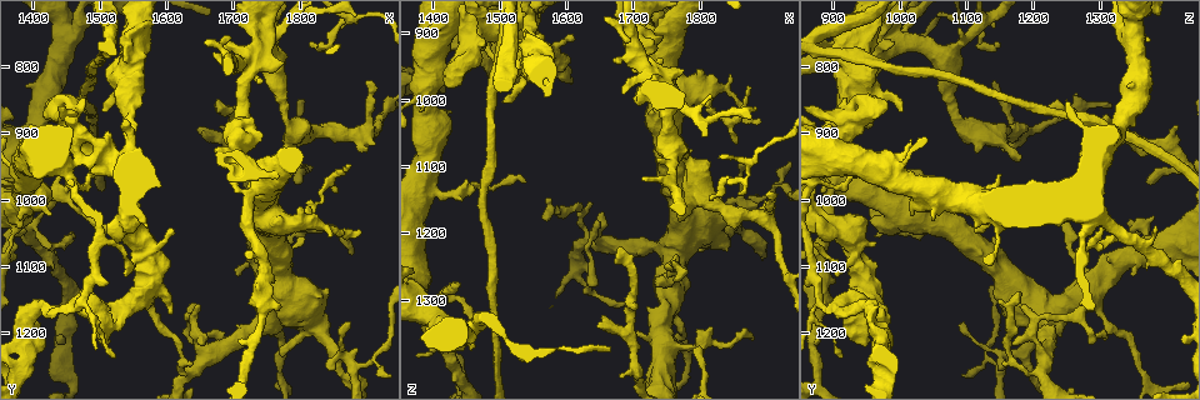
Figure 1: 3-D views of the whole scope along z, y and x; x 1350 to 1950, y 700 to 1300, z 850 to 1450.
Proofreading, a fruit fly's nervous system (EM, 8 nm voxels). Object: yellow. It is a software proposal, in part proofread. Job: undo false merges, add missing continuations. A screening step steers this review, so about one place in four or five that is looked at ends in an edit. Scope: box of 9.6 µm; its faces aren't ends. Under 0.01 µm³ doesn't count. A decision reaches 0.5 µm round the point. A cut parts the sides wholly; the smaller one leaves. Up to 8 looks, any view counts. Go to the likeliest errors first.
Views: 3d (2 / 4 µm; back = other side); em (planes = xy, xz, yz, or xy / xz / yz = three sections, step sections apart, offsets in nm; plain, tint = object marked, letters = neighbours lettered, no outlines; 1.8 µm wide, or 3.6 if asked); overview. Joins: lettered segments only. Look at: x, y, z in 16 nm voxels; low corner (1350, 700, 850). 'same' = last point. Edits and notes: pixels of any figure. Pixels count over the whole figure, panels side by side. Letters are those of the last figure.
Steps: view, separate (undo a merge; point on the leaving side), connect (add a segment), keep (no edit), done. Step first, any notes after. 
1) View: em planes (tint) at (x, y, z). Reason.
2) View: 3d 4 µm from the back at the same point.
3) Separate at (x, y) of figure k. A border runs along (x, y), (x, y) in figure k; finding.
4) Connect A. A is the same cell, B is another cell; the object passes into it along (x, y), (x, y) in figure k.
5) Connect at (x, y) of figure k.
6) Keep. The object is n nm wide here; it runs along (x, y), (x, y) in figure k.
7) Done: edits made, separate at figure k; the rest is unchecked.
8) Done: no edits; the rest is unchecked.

View: em planes (tint) at (1720, 810, 940). Thick turns thin.

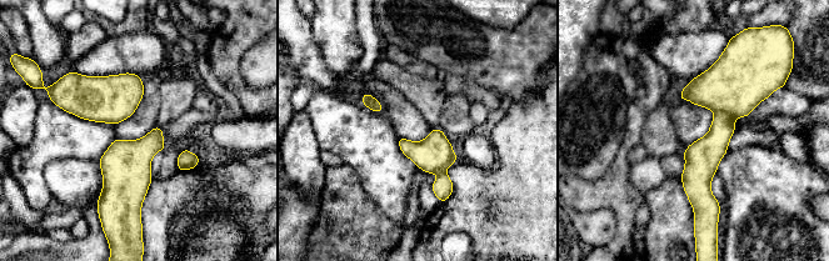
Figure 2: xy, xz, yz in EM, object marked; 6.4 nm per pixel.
View: em planes (letters) at the same point. What lies round it.

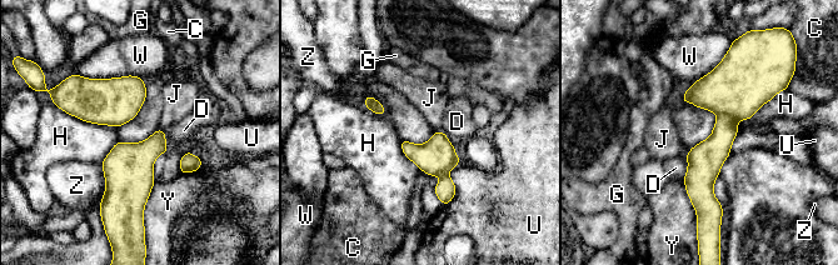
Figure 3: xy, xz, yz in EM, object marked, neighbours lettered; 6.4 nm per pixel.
Separate at (714, 150) of figure 3. C, D, G, H, J, U, W, Y and Z are other cells; the part that leaves runs along (723, 116), (698, 209) in figure 3; two cells meet here.

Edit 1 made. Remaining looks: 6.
View: overview. Redraw.

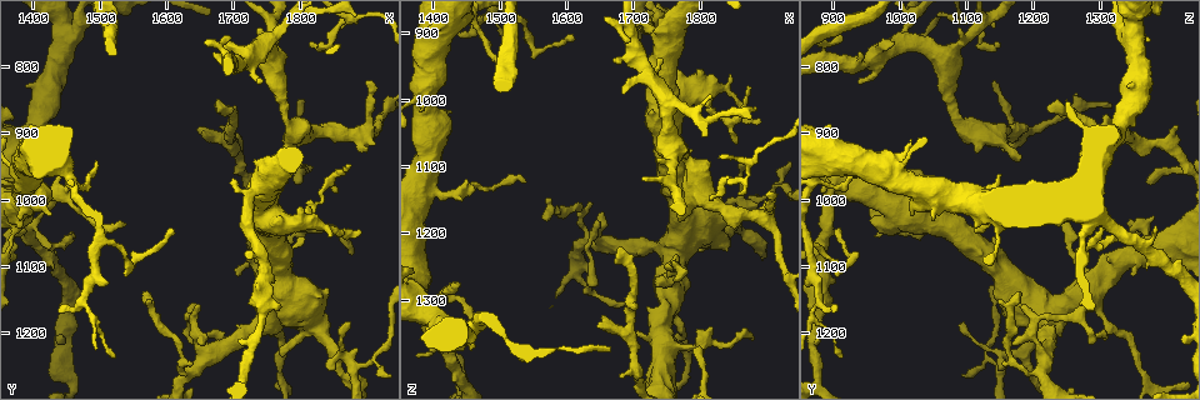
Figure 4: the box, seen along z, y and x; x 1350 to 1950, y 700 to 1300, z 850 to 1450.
View: em planes (letters) at (1440, 1165, 905). Free end.

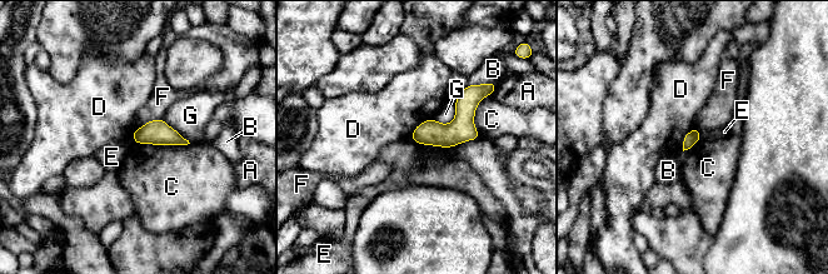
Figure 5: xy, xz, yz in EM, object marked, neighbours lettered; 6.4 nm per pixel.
Keep. A, B, C, D, E, F and G are other cells; it runs along (474, 93), (447, 134), (415, 136) in figure 5; no lettered segment goes on from it.

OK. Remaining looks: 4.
View: 3d 2 µm at (1875, 1190, 1095). Free end.

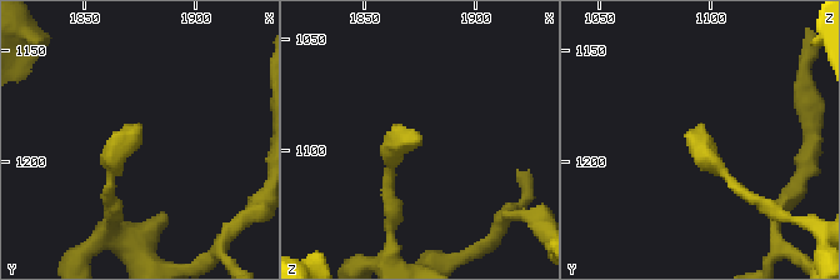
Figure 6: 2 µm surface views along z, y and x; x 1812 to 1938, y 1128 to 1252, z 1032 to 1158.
View: em xy step 4 (tint) at (1877, 1188, 1095). Need the tissue.

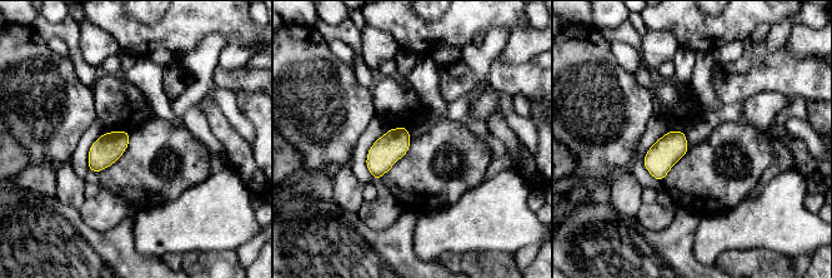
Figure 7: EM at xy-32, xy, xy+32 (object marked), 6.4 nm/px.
View: em xy step 4 (letters) at the same point. See the neighbours.

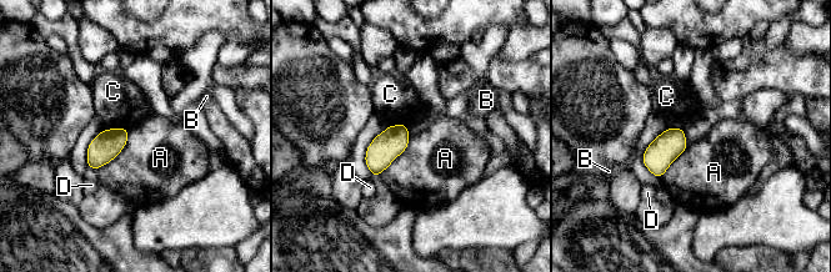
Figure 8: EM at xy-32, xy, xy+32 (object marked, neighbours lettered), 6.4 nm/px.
Keep. A, B, C and D are other cells; a border runs along (128, 129), (125, 146), (94, 170) in figure 8; none of them fits.

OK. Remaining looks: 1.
Done: edits made, separate at figure 3; the rest is unchecked.

